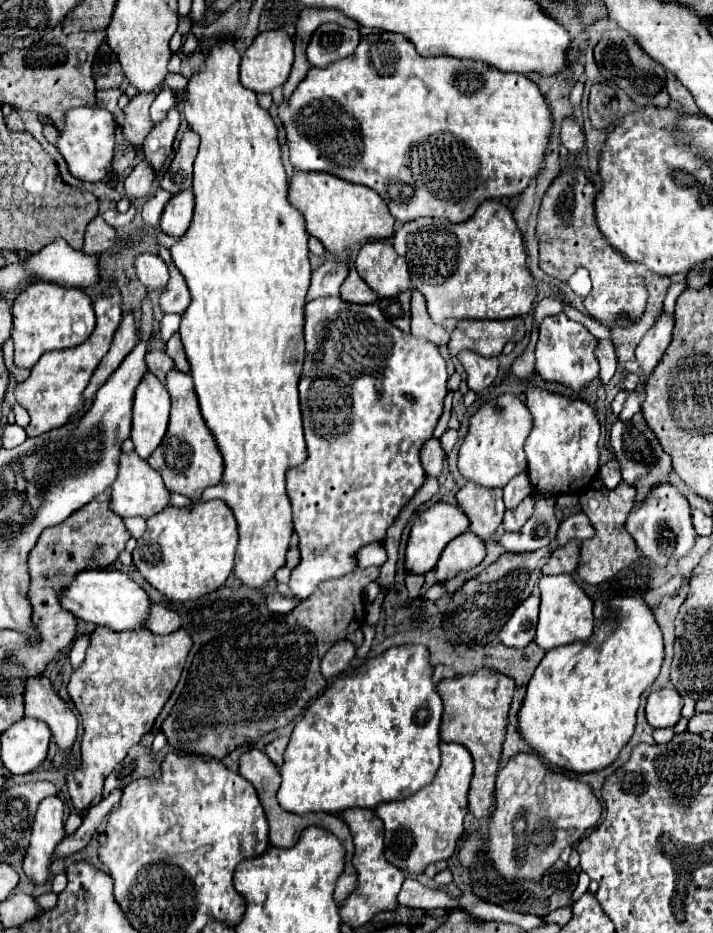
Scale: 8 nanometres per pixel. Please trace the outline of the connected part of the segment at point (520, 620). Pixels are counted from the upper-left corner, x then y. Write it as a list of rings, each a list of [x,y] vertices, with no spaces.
[[[530,595],[516,611],[514,615],[506,621],[506,625],[500,631],[500,641],[508,647],[526,647],[536,633],[536,623],[538,623],[538,605],[540,597]]]

